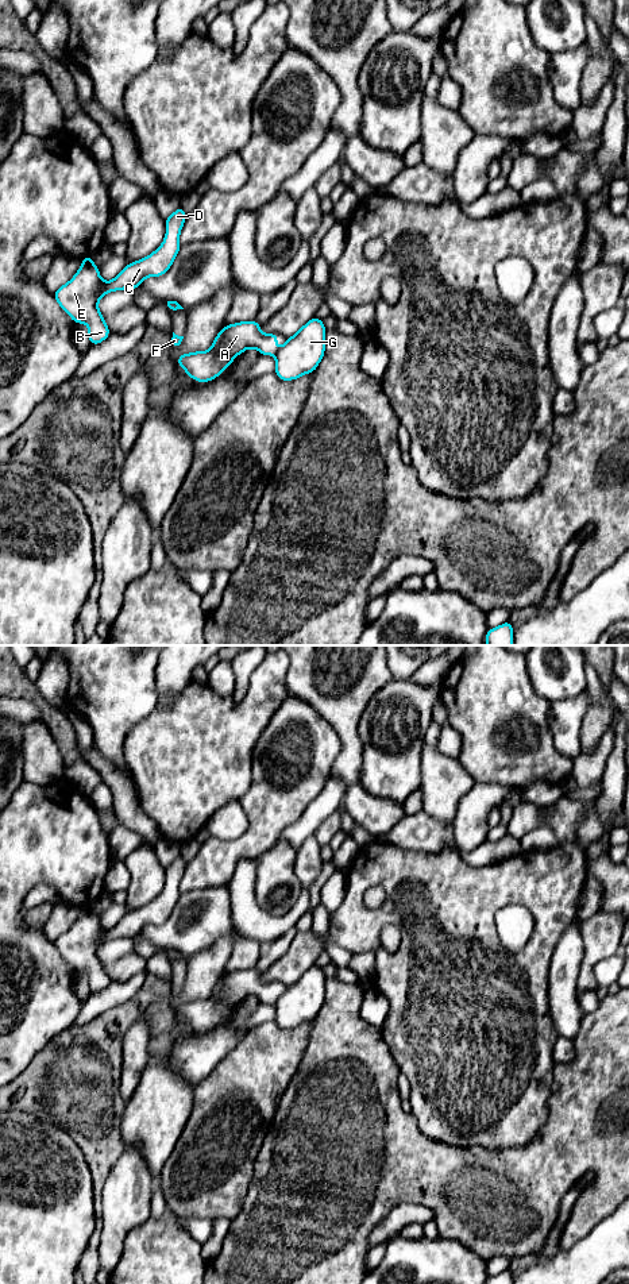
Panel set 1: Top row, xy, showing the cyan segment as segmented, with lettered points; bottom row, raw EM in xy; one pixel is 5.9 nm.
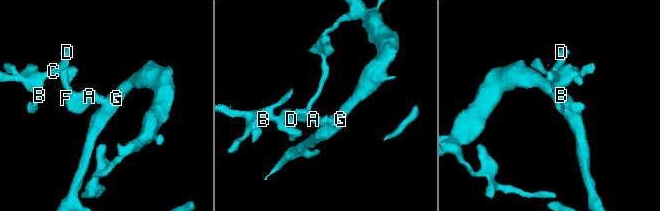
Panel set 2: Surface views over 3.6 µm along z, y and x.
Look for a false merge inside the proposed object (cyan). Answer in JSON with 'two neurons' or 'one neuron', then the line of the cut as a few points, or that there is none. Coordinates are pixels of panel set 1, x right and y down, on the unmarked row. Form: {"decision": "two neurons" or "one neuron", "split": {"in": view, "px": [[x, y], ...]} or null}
{"decision": "two neurons", "split": {"in": "xy", "px": [[277, 998], [273, 1002]]}}

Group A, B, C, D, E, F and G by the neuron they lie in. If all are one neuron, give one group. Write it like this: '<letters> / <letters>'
A B C D E F / G

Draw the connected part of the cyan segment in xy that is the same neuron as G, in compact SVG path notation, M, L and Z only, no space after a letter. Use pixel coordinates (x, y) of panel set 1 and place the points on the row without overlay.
M312 965L297 982L275 999L274 1021L282 1029L293 1029L313 1021L325 1000L327 978L321 967Z

